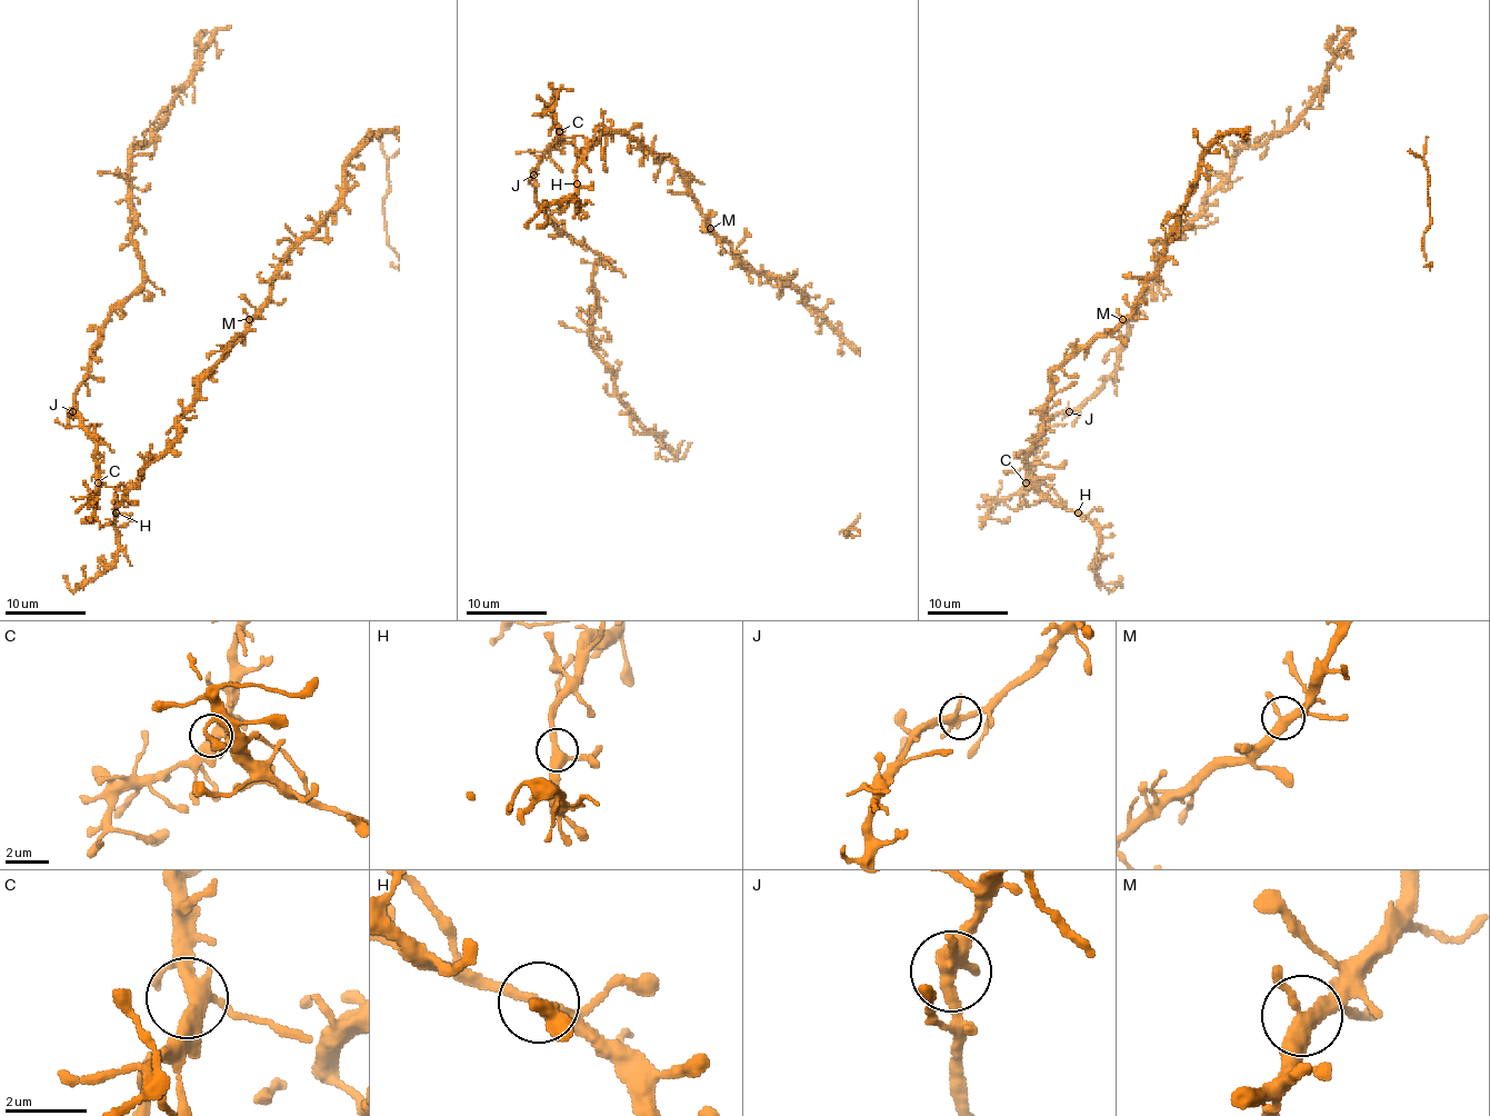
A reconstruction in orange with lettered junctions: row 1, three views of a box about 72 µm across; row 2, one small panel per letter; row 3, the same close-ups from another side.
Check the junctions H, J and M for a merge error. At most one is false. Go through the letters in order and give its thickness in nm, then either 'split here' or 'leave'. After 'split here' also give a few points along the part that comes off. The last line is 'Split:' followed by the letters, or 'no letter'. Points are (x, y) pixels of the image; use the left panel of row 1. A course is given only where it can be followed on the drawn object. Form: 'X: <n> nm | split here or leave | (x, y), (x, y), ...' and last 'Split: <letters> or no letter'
H: 320 nm | leave
J: 340 nm | leave
M: 320 nm | leave
Split: no letter

